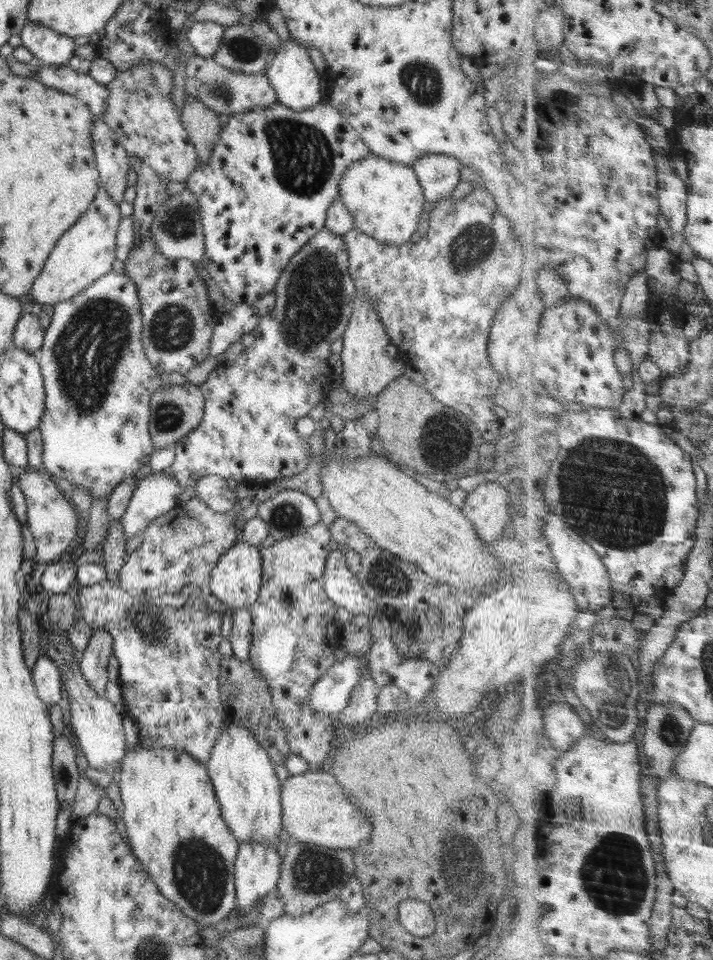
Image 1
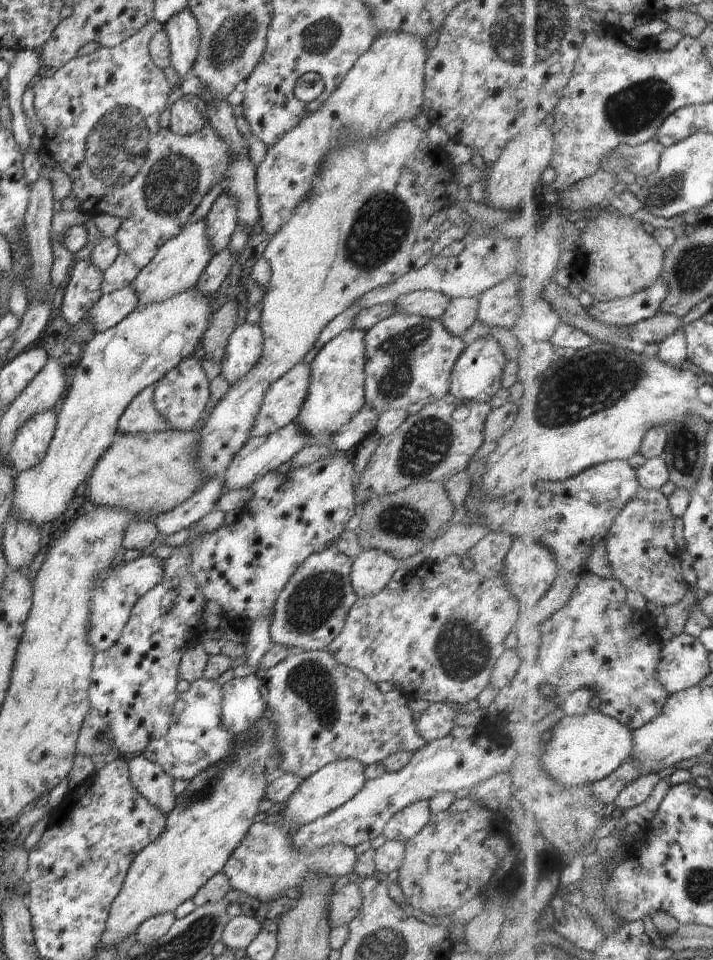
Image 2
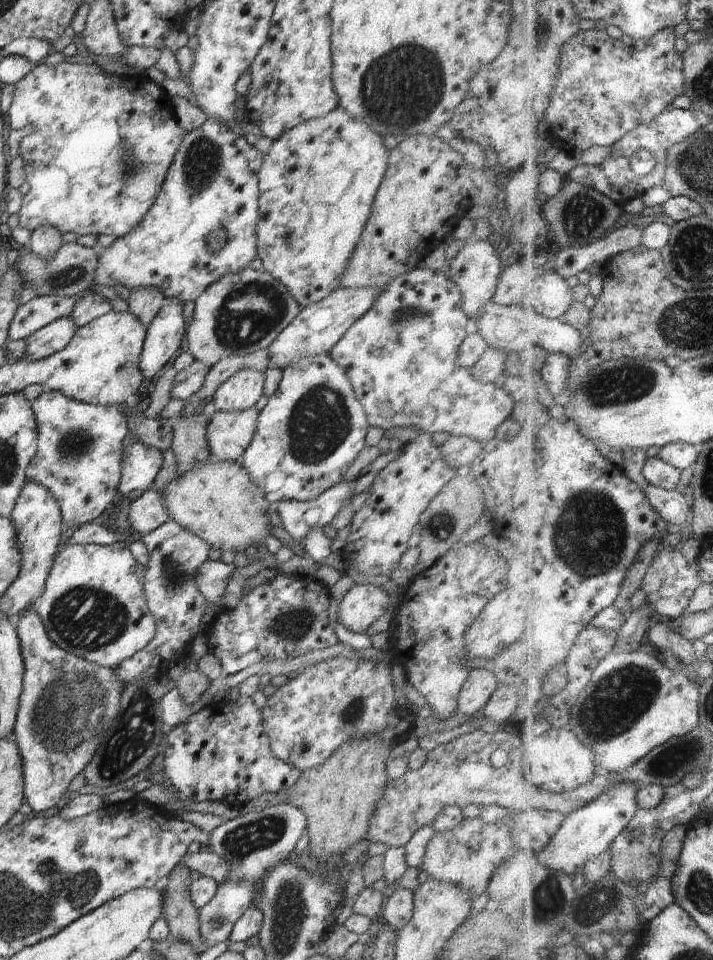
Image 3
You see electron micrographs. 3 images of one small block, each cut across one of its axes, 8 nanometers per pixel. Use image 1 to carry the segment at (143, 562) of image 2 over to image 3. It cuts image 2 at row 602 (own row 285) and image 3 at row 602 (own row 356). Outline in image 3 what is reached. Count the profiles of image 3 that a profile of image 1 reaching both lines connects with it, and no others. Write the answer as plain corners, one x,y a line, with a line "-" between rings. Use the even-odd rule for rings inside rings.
116,542
109,545
95,545
94,543
66,545
66,548
64,548
61,552
57,552
48,578
46,579
43,593
40,595
40,598
38,598
33,607
38,613
38,616
41,618
47,635
57,647
71,652
77,657
83,658
85,661
103,667
114,668
121,662
124,662
124,660
133,657
134,654
141,651
145,646
148,646
151,638
154,638
154,635
156,634
155,618
150,614
148,605
146,604
146,599
144,598
143,584
146,572
147,568
135,559
135,556
130,552
129,545
127,543

